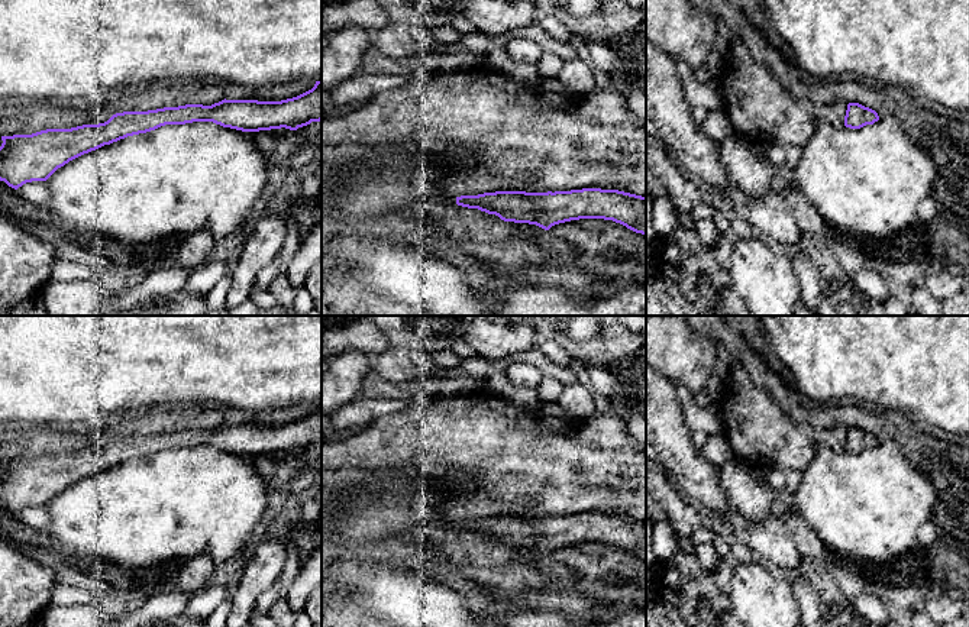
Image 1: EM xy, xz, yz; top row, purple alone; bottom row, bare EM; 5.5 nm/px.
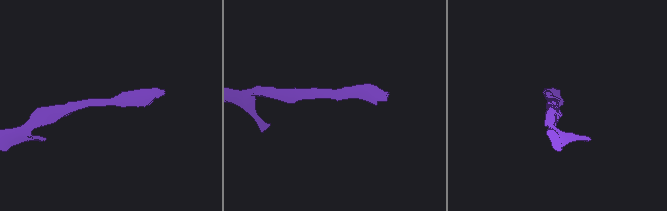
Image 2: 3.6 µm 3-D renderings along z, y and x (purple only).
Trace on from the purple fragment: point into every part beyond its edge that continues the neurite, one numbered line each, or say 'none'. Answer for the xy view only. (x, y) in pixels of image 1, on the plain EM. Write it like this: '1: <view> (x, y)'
none

